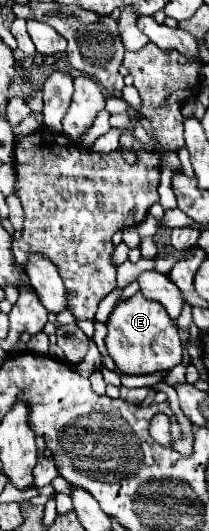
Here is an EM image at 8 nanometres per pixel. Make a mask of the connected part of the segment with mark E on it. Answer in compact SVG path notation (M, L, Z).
M135 293L113 309L107 321L105 345L117 369L125 375L145 375L173 369L183 359L183 345L175 321L165 313L165 307L159 301L145 299L141 293Z

